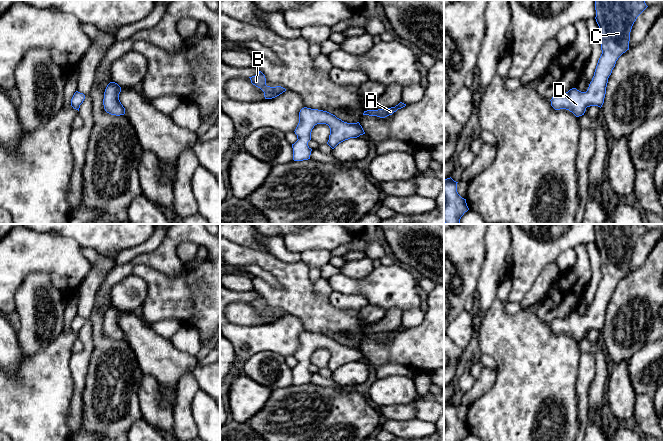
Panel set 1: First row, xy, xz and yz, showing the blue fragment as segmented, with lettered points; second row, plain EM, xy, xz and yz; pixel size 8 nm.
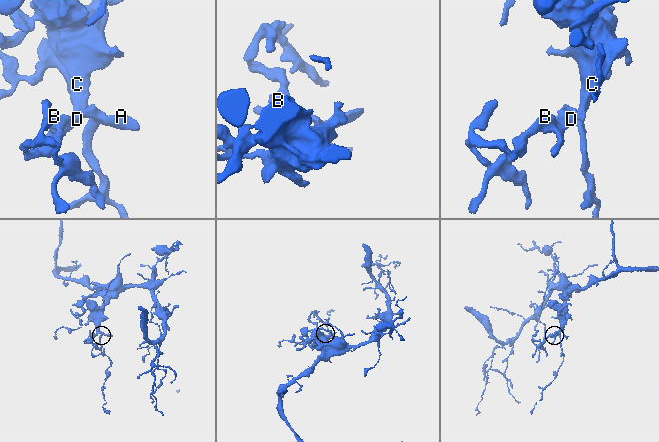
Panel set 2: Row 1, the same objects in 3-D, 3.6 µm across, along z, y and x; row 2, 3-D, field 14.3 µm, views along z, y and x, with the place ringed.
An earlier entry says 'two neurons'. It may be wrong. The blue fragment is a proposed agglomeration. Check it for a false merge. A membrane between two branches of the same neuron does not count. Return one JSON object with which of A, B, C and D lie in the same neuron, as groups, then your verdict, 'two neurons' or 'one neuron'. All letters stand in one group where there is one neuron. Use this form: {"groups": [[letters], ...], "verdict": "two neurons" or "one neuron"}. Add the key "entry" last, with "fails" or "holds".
{"groups": [["A", "B", "C", "D"]], "verdict": "one neuron", "entry": "fails"}

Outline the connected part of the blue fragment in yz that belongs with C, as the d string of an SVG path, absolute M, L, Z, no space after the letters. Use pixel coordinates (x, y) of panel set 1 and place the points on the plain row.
M595 224L602 278L586 316L576 312L552 321L555 334L566 333L576 341L590 330L602 331L608 302L618 282L629 274L630 256L637 241L647 232L644 224Z

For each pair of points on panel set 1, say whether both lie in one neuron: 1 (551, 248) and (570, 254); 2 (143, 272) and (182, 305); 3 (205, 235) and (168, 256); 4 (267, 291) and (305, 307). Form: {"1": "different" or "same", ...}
{"1": "different", "2": "same", "3": "same", "4": "same"}

